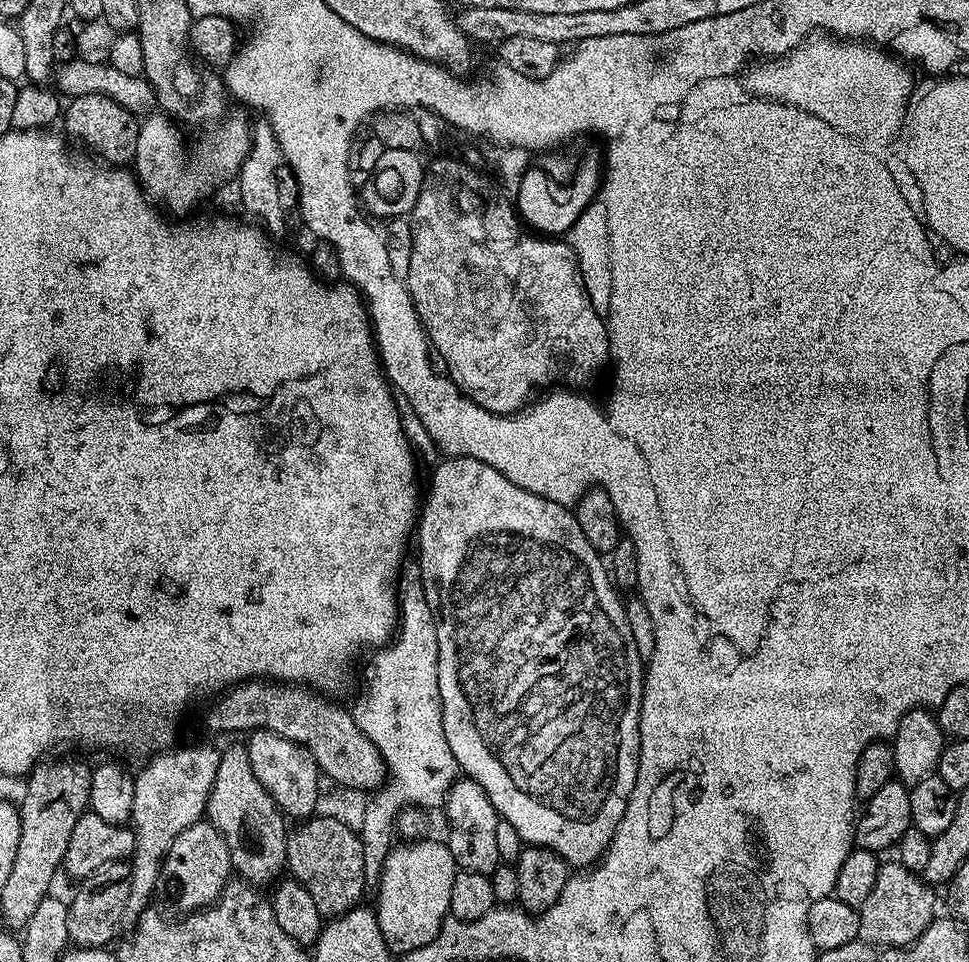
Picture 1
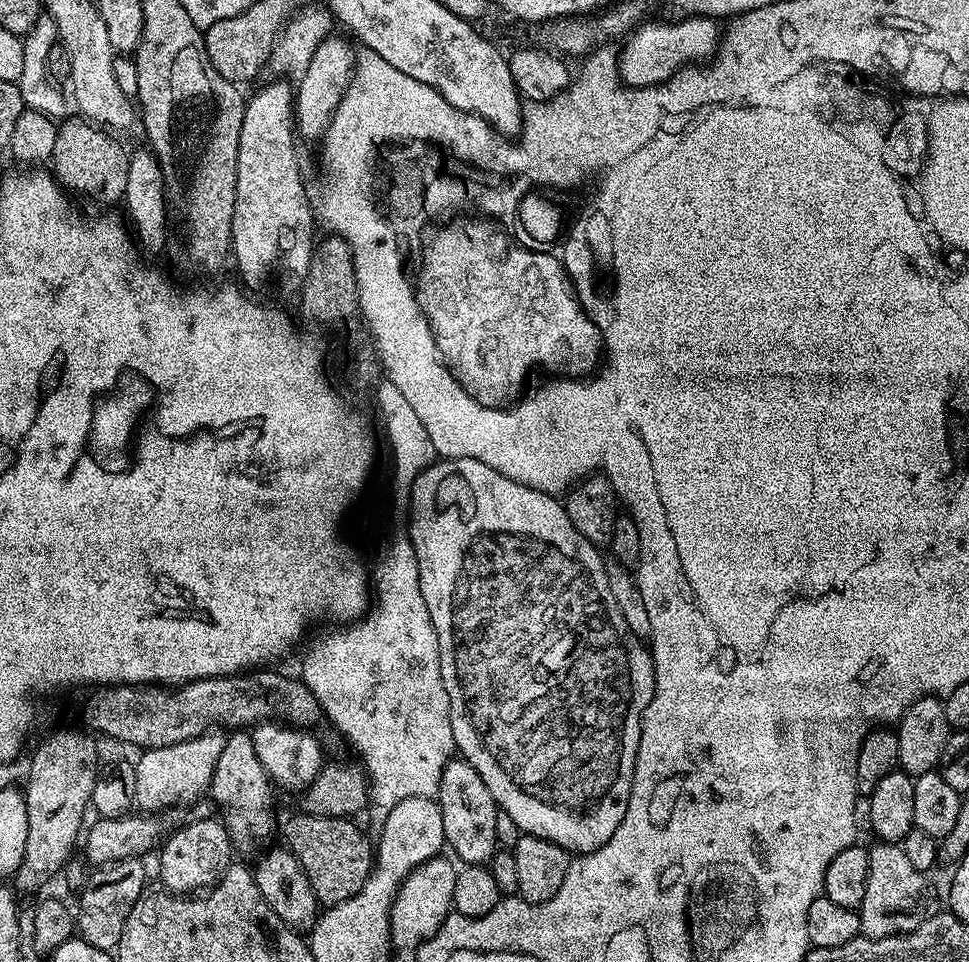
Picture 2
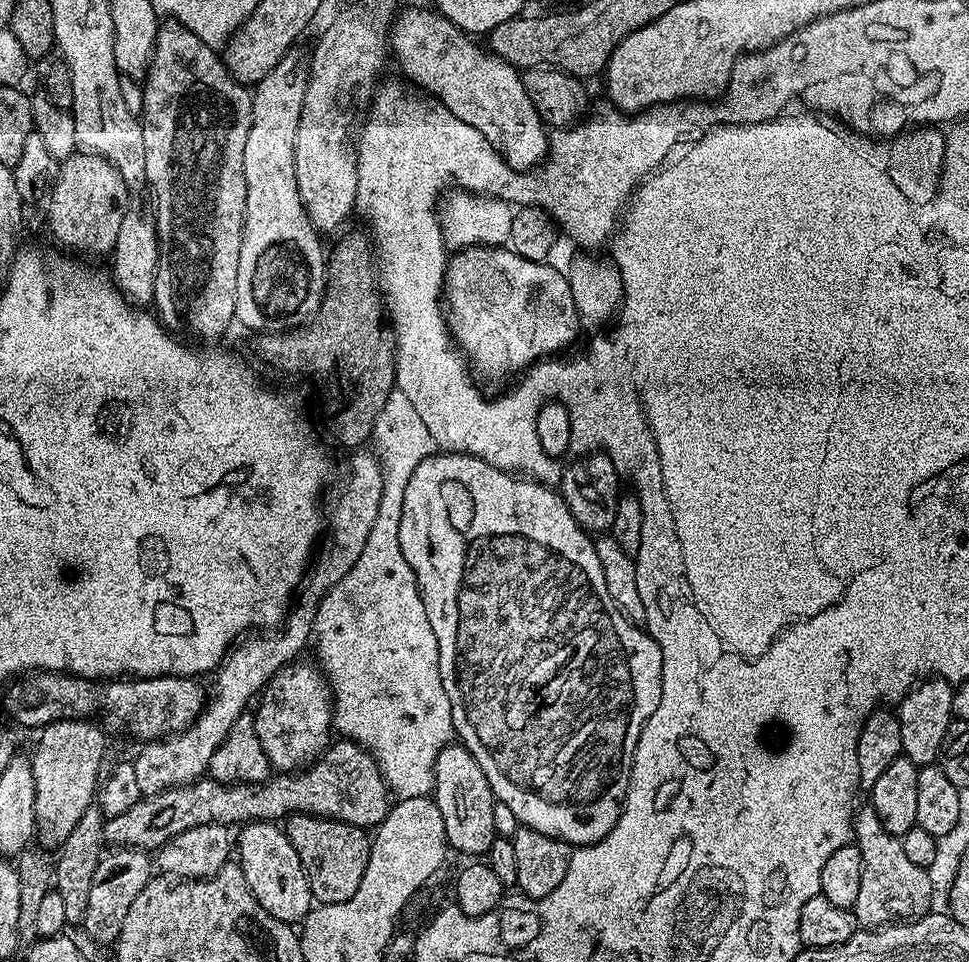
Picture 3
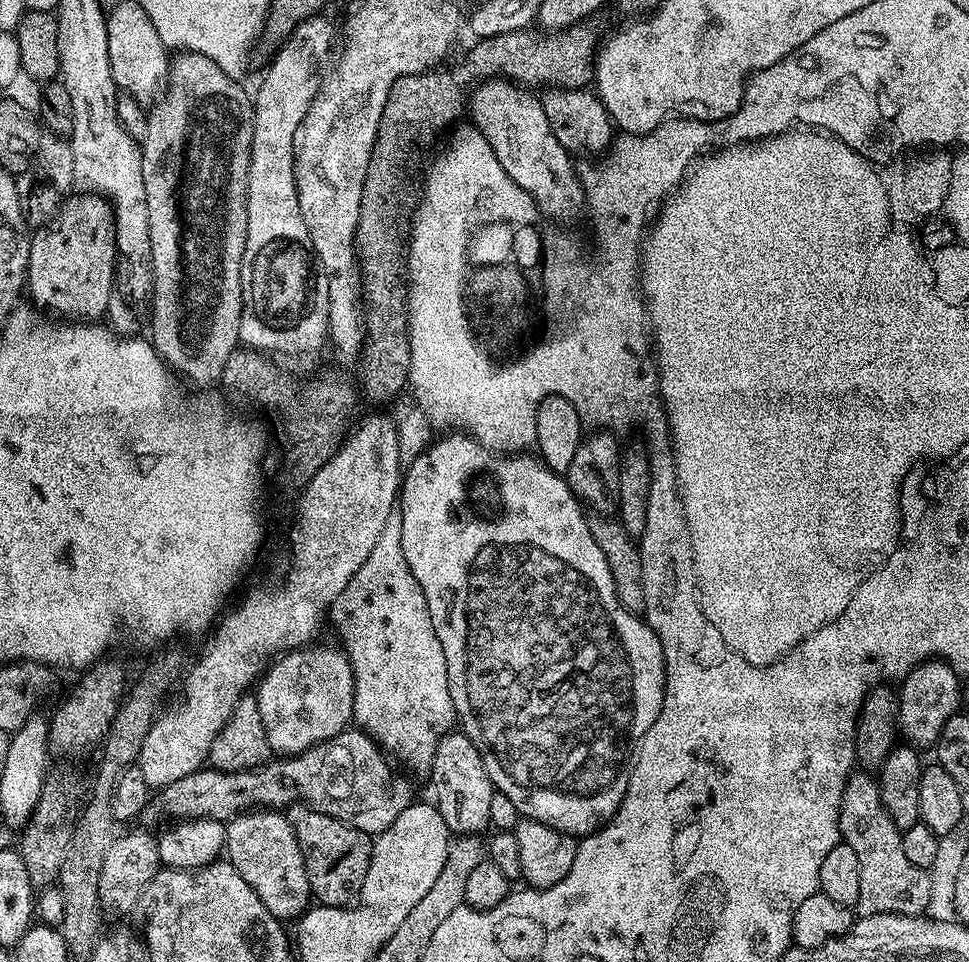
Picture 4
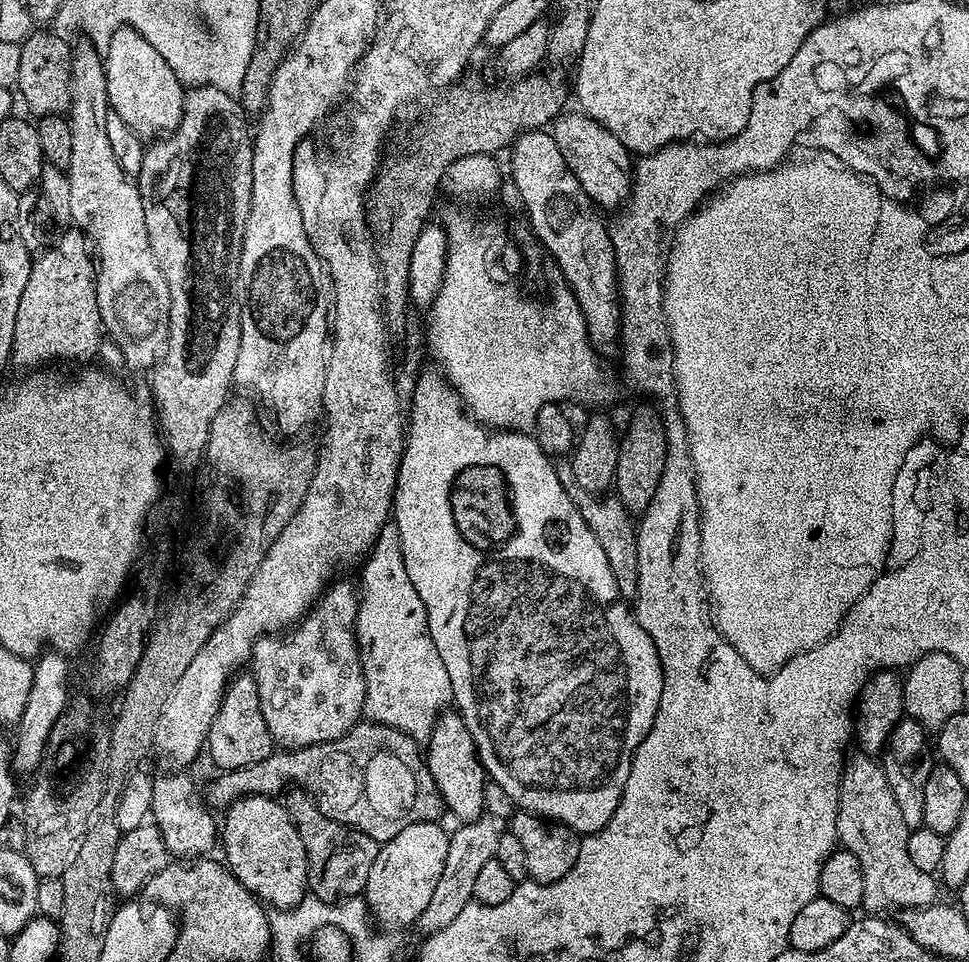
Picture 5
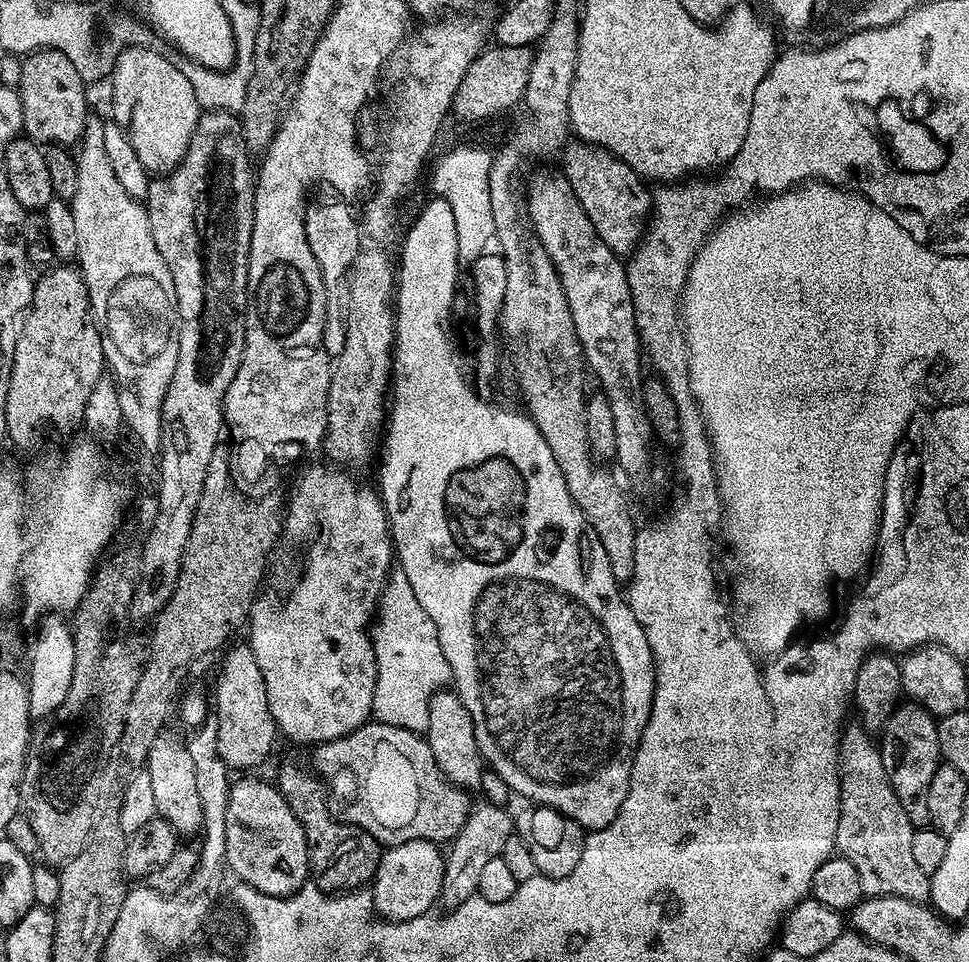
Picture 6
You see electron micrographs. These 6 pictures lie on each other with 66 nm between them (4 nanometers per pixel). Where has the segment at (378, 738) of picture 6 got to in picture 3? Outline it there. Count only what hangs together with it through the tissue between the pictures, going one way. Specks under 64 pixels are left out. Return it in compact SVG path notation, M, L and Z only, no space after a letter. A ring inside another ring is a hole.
M353 740L337 741L307 768L269 775L261 784L220 784L211 778L201 778L181 788L168 788L156 796L143 797L126 814L113 816L105 823L104 839L111 843L113 840L116 848L138 848L152 854L167 840L182 834L182 830L194 830L194 826L280 822L297 814L324 816L365 830L375 829L388 813L389 787L367 749Z

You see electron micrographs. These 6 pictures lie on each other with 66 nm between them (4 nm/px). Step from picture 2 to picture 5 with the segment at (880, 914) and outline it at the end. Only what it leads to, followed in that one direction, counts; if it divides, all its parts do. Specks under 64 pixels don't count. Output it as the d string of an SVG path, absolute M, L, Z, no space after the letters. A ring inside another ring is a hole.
M862 751L855 755L845 759L844 773L840 776L836 835L843 851L854 854L862 866L863 907L872 914L892 914L888 912L937 903L937 877L926 870L918 870L906 851L910 829L902 822L881 761Z

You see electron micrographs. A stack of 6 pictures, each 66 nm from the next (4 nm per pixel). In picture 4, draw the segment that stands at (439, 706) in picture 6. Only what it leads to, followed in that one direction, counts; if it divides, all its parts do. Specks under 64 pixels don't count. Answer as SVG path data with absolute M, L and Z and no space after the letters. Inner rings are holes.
M451 730L438 742L434 752L430 777L436 787L434 803L446 822L449 833L461 836L480 836L490 828L490 798L494 791L486 774L482 758L462 730Z

